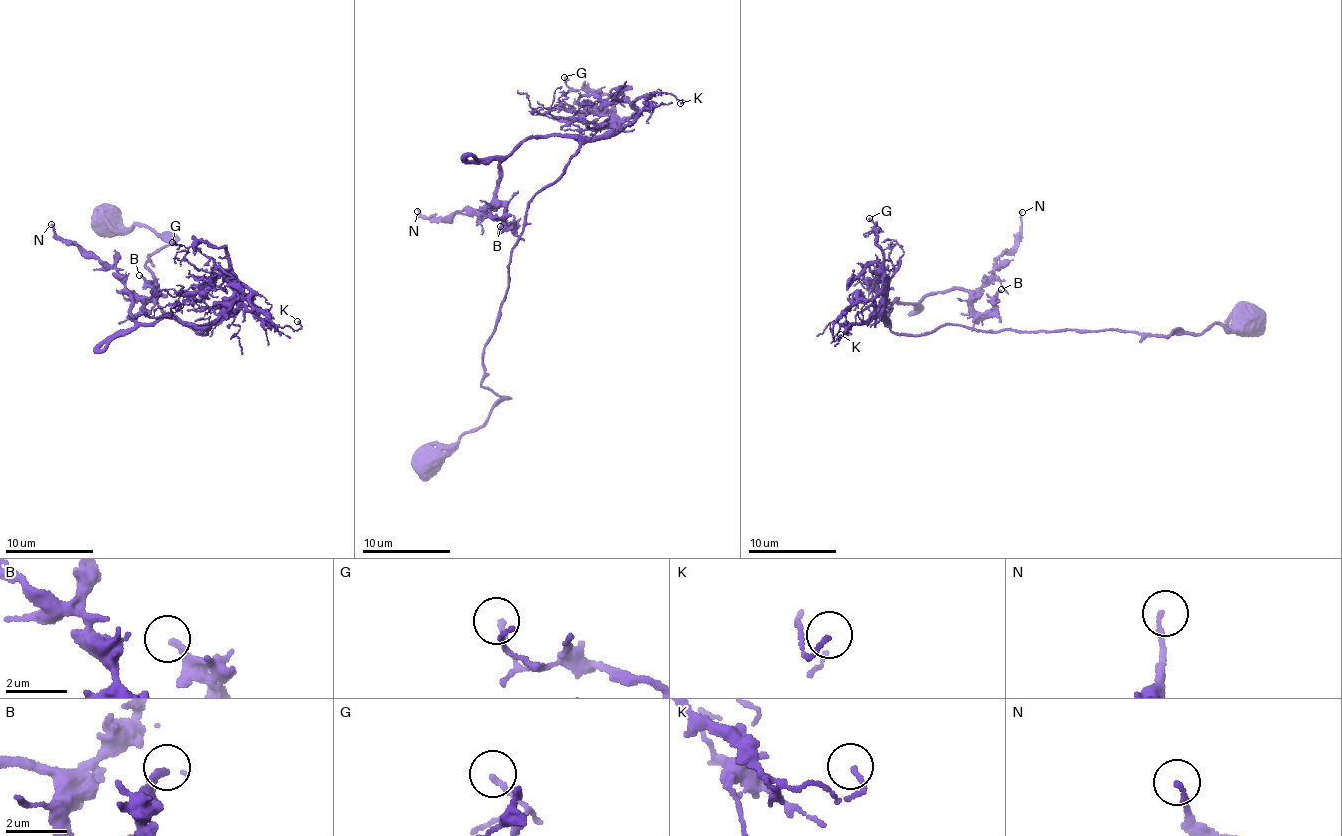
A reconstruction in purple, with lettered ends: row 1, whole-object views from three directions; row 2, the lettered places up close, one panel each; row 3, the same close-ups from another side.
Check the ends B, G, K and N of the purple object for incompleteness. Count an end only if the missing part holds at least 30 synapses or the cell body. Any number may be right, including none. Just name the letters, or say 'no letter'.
no letter

